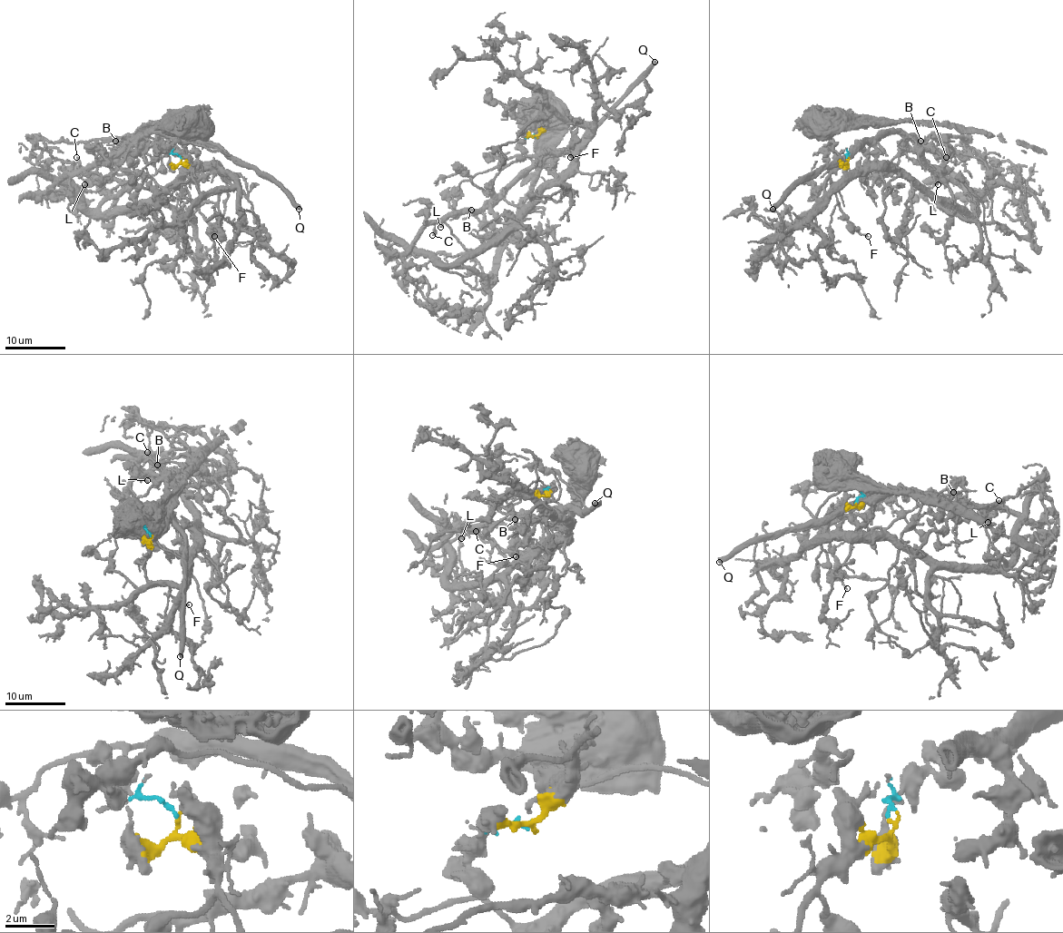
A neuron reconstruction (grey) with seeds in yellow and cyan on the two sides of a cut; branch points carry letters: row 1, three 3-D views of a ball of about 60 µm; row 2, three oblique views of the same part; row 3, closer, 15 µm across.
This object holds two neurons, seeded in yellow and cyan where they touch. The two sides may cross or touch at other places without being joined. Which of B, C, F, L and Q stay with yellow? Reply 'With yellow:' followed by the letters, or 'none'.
With yellow: F

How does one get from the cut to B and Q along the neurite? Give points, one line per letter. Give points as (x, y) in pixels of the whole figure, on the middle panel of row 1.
B: (536, 135), (528, 136), (521, 145), (532, 163), (478, 209), (471, 209)
Q: (536, 135), (528, 136), (521, 145), (533, 161), (544, 161), (548, 156), (571, 150), (654, 61)

